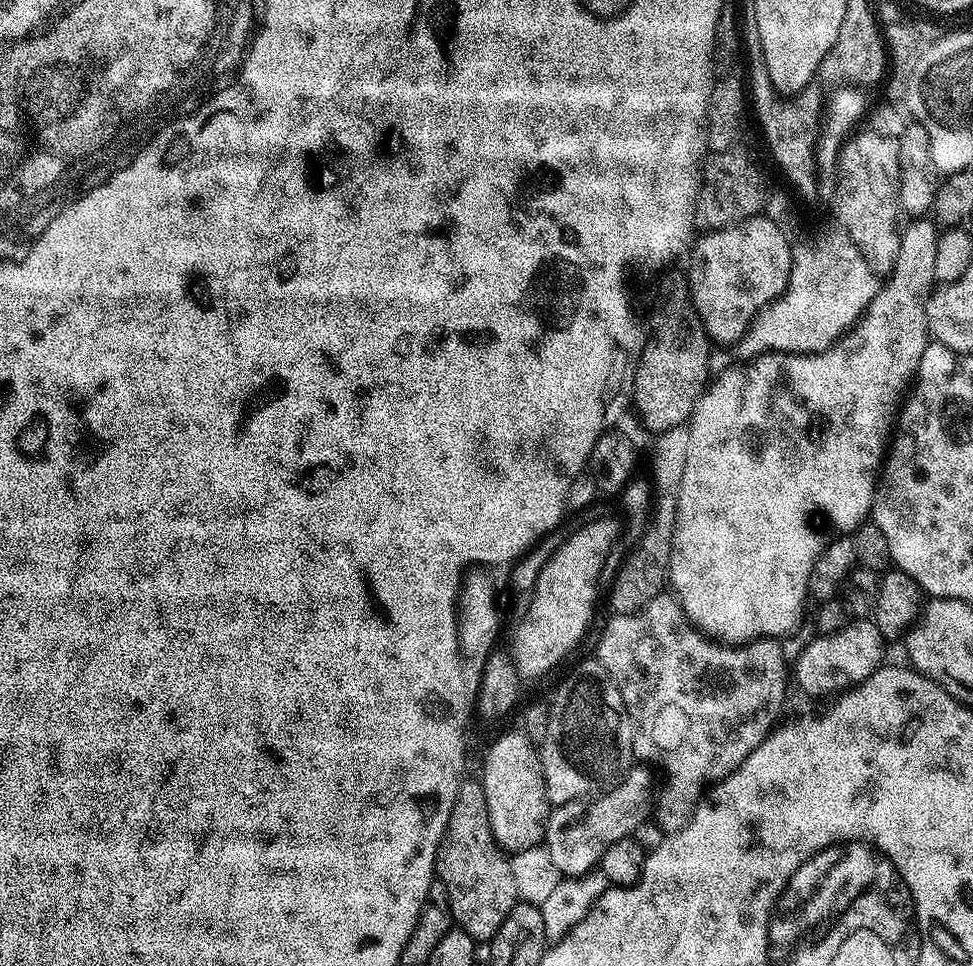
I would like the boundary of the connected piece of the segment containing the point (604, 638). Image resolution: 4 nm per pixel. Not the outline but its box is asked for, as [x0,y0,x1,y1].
[594,590,790,834]

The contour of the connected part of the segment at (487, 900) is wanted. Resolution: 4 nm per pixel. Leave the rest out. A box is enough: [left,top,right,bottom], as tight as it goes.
[435,778,518,942]

